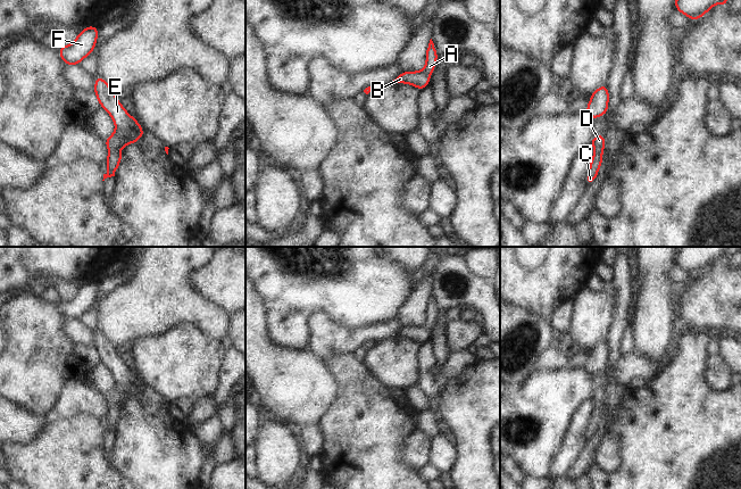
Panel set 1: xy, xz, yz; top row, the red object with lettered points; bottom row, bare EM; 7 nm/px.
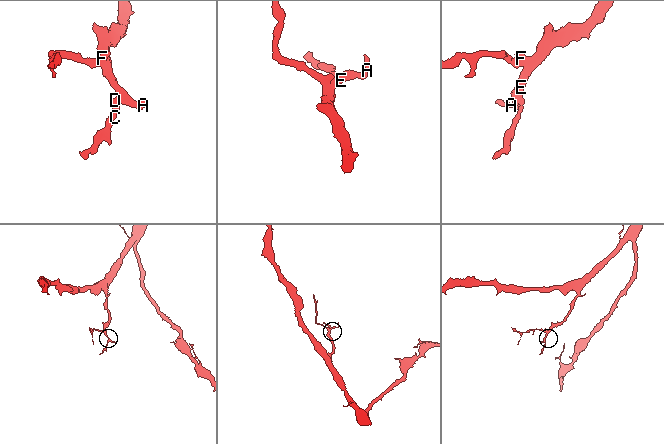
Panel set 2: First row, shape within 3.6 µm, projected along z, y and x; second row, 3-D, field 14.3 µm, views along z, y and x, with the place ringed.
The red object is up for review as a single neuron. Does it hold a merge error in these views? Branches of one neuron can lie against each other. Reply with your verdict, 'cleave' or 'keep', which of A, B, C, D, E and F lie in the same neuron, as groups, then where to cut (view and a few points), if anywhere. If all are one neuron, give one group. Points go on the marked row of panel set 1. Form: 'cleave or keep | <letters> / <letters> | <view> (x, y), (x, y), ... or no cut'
keep | A B C D E F | no cut

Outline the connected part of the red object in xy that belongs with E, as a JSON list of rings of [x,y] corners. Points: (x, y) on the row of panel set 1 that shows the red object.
[[[97,75],[94,80],[94,93],[97,94],[101,108],[110,114],[116,125],[114,134],[105,140],[107,148],[110,150],[106,159],[109,171],[107,174],[103,174],[102,181],[105,181],[107,177],[115,176],[115,172],[122,160],[122,155],[118,151],[127,143],[135,143],[144,134],[144,131],[139,125],[138,121],[131,117],[119,103],[108,83]]]

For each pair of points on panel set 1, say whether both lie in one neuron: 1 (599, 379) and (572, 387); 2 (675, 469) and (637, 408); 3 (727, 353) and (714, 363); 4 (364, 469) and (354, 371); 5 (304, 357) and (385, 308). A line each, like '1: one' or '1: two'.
1: one
2: one
3: two
4: one
5: two

